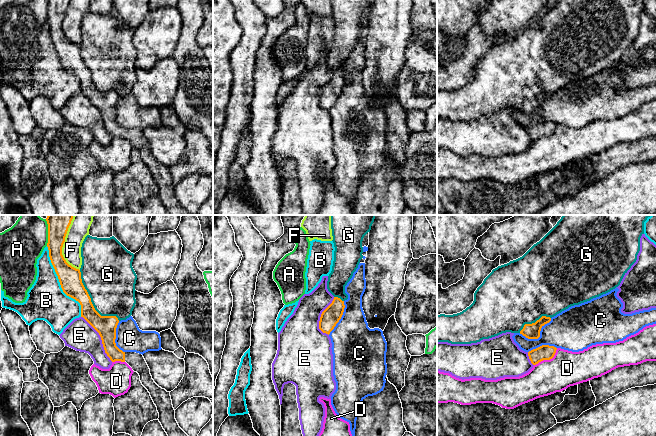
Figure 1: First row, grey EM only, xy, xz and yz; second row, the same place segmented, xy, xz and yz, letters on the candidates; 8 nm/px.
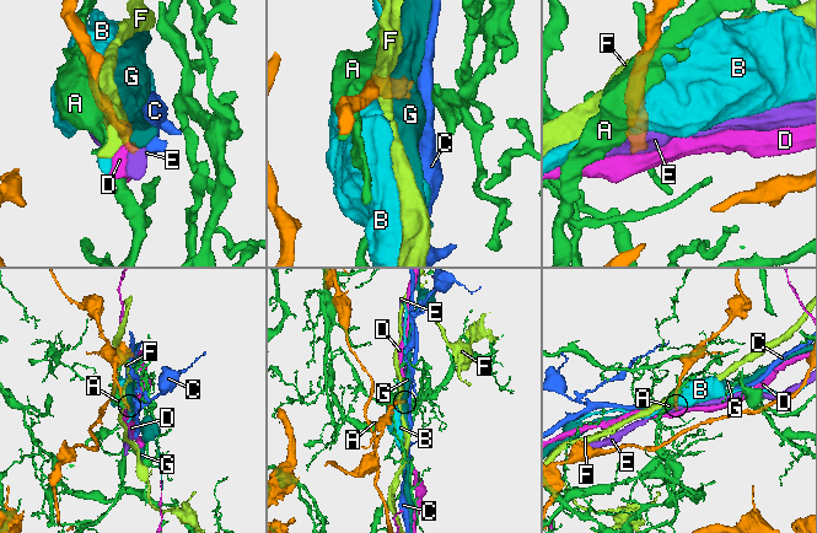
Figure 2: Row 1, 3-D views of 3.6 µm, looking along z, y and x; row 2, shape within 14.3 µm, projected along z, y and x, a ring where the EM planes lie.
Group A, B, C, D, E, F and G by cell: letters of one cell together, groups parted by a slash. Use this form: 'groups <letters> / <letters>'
groups A / B / C / D / E / F / G

